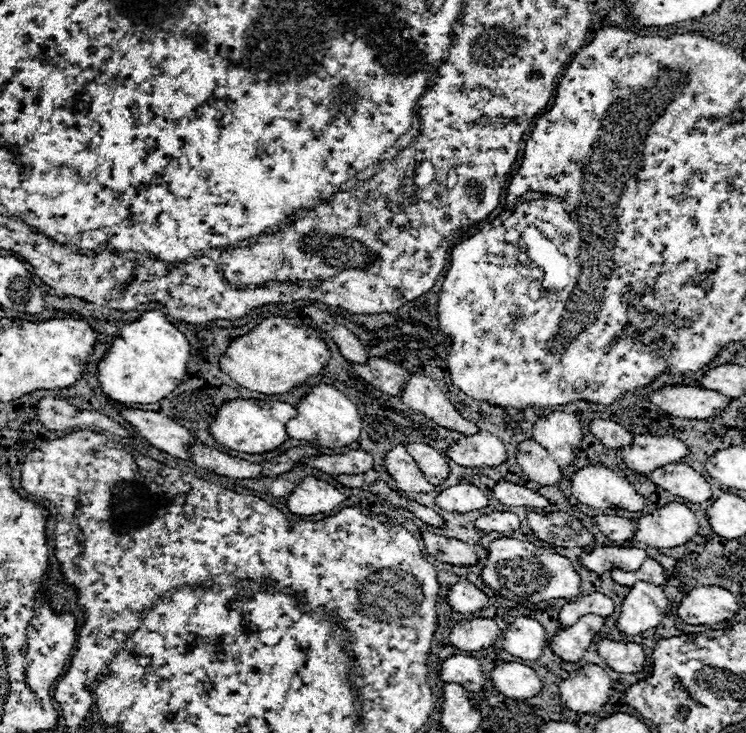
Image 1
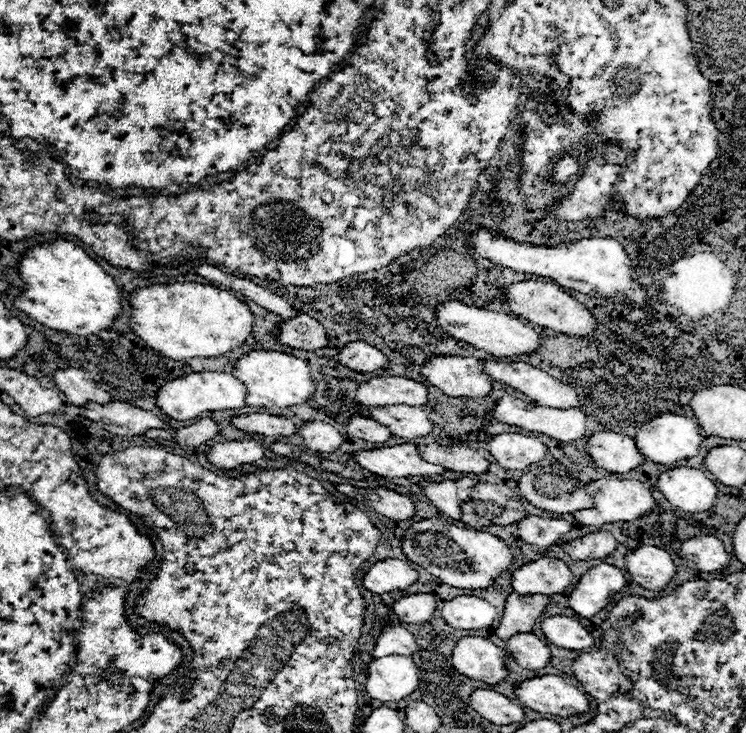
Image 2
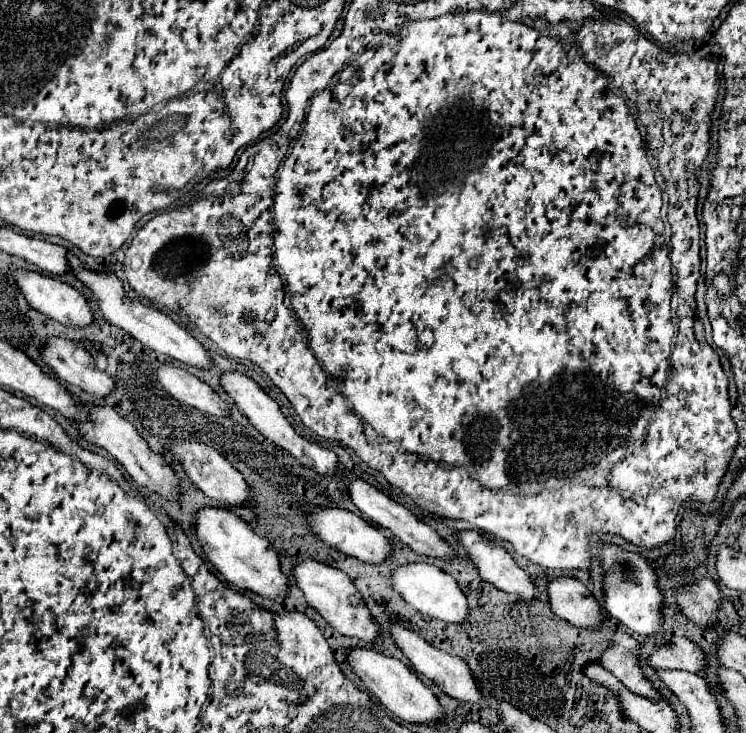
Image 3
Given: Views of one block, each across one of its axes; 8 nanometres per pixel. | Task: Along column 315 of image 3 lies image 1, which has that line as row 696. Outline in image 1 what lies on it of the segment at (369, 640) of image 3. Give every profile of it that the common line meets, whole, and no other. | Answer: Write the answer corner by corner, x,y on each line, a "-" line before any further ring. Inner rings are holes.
586,664
584,670
568,674
560,684
560,698
574,712
596,714
606,704
612,692
610,676
596,664

